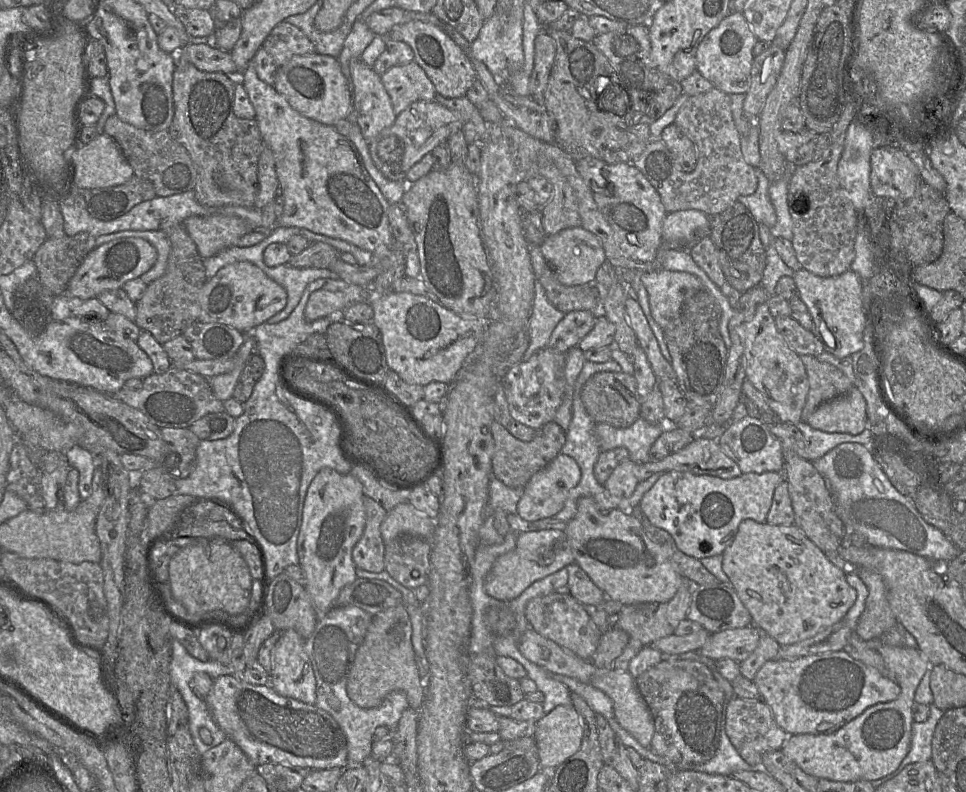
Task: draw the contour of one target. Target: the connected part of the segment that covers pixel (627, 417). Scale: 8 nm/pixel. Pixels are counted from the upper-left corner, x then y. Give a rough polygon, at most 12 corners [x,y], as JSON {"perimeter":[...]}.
{"perimeter":[[598,372],[581,399],[596,423],[628,428],[640,418],[637,381]]}

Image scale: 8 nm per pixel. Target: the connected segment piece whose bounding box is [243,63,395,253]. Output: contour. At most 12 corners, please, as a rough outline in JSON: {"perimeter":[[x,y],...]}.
{"perimeter":[[252,63],[243,85],[284,212],[372,253],[390,203],[354,143],[294,110]]}

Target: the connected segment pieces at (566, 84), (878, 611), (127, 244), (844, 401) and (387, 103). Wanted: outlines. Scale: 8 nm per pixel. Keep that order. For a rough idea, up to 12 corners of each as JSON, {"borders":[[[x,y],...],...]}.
{"borders":[[[592,41],[556,44],[543,94],[576,161],[633,162],[652,140]],[[867,568],[856,575],[868,590],[856,625],[862,640],[877,639],[897,620],[882,577]],[[141,238],[95,247],[66,294],[90,299],[122,288],[154,265]],[[857,388],[821,404],[807,419],[826,433],[860,434],[866,403]],[[351,62],[353,121],[369,142],[395,122],[373,67]]]}

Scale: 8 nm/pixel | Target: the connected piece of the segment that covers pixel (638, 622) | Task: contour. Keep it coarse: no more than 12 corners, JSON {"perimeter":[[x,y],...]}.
{"perimeter":[[692,586],[668,602],[624,605],[611,627],[648,646],[687,618]]}

